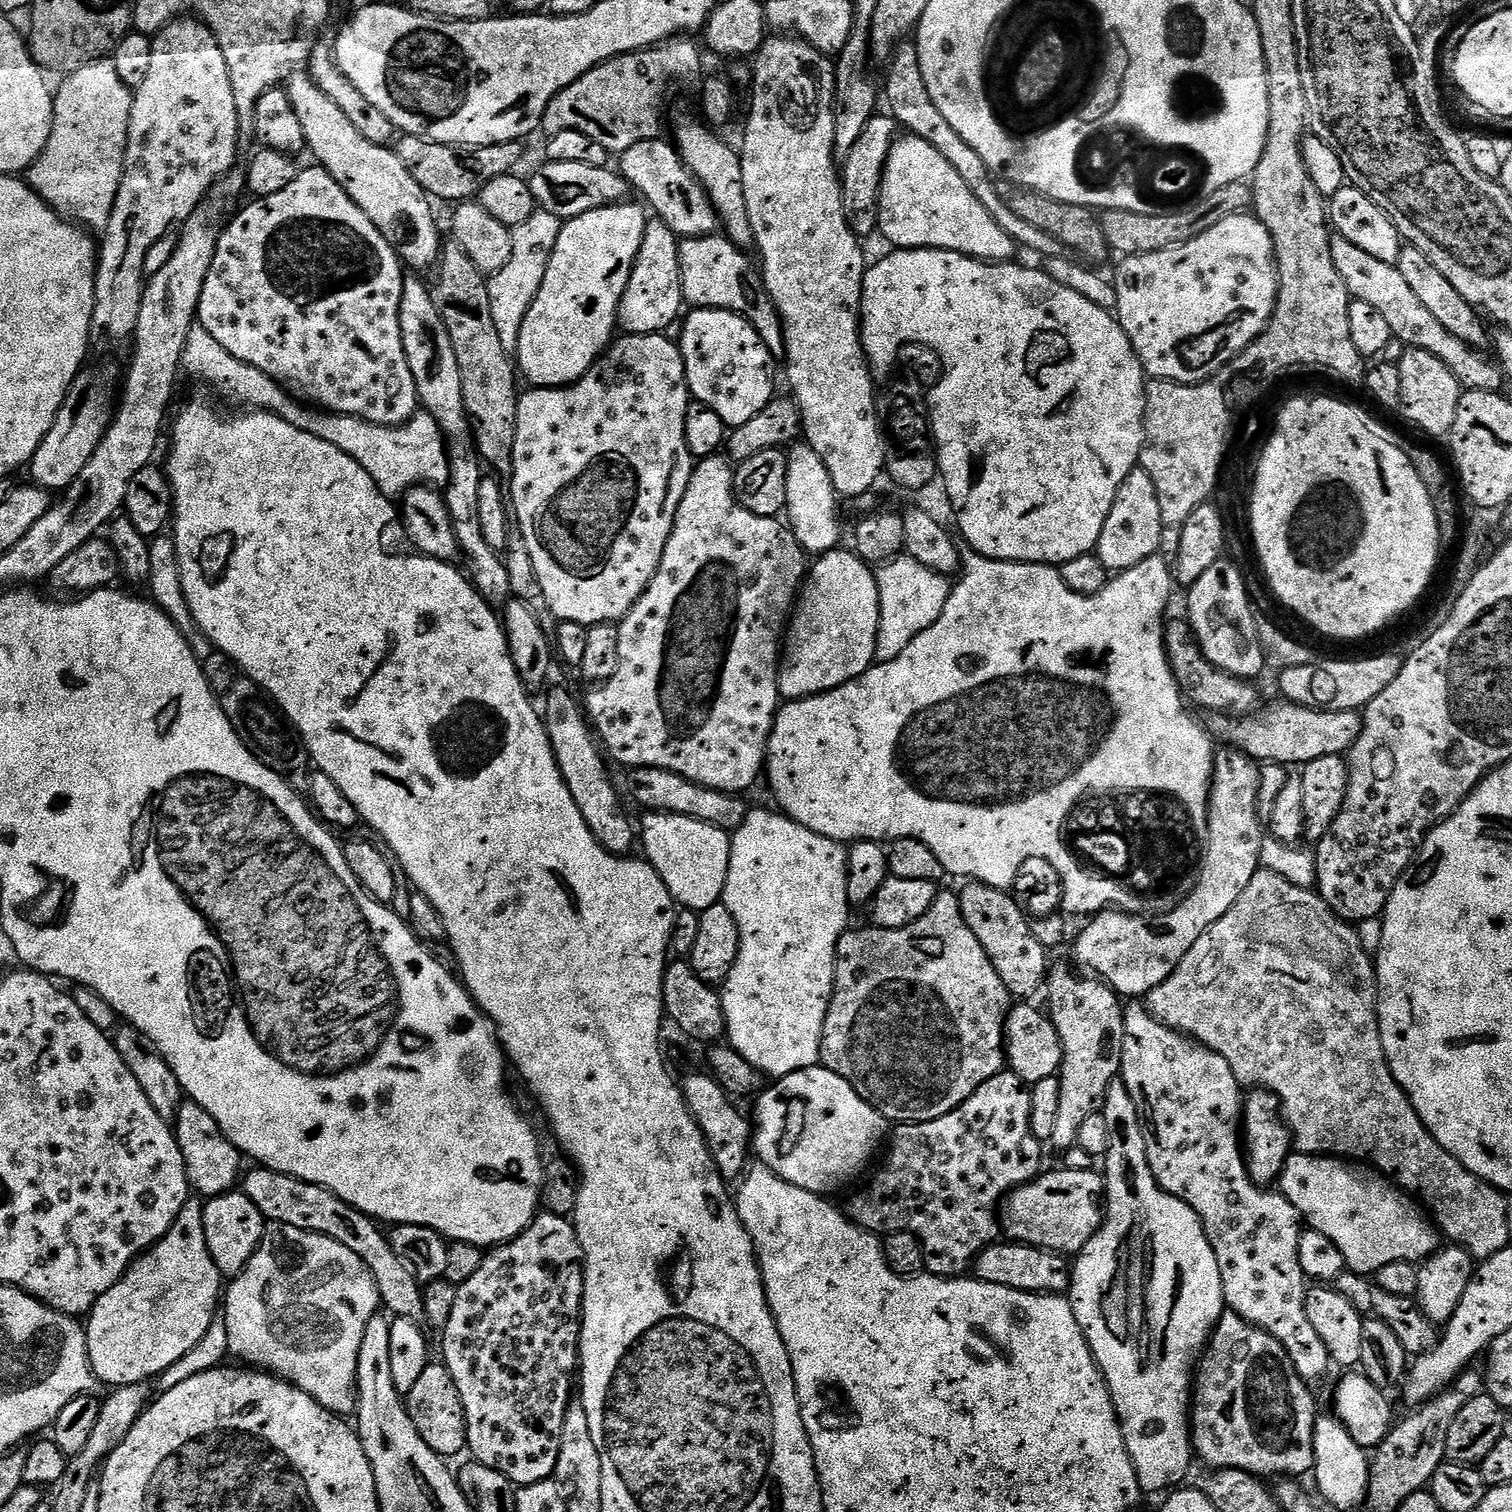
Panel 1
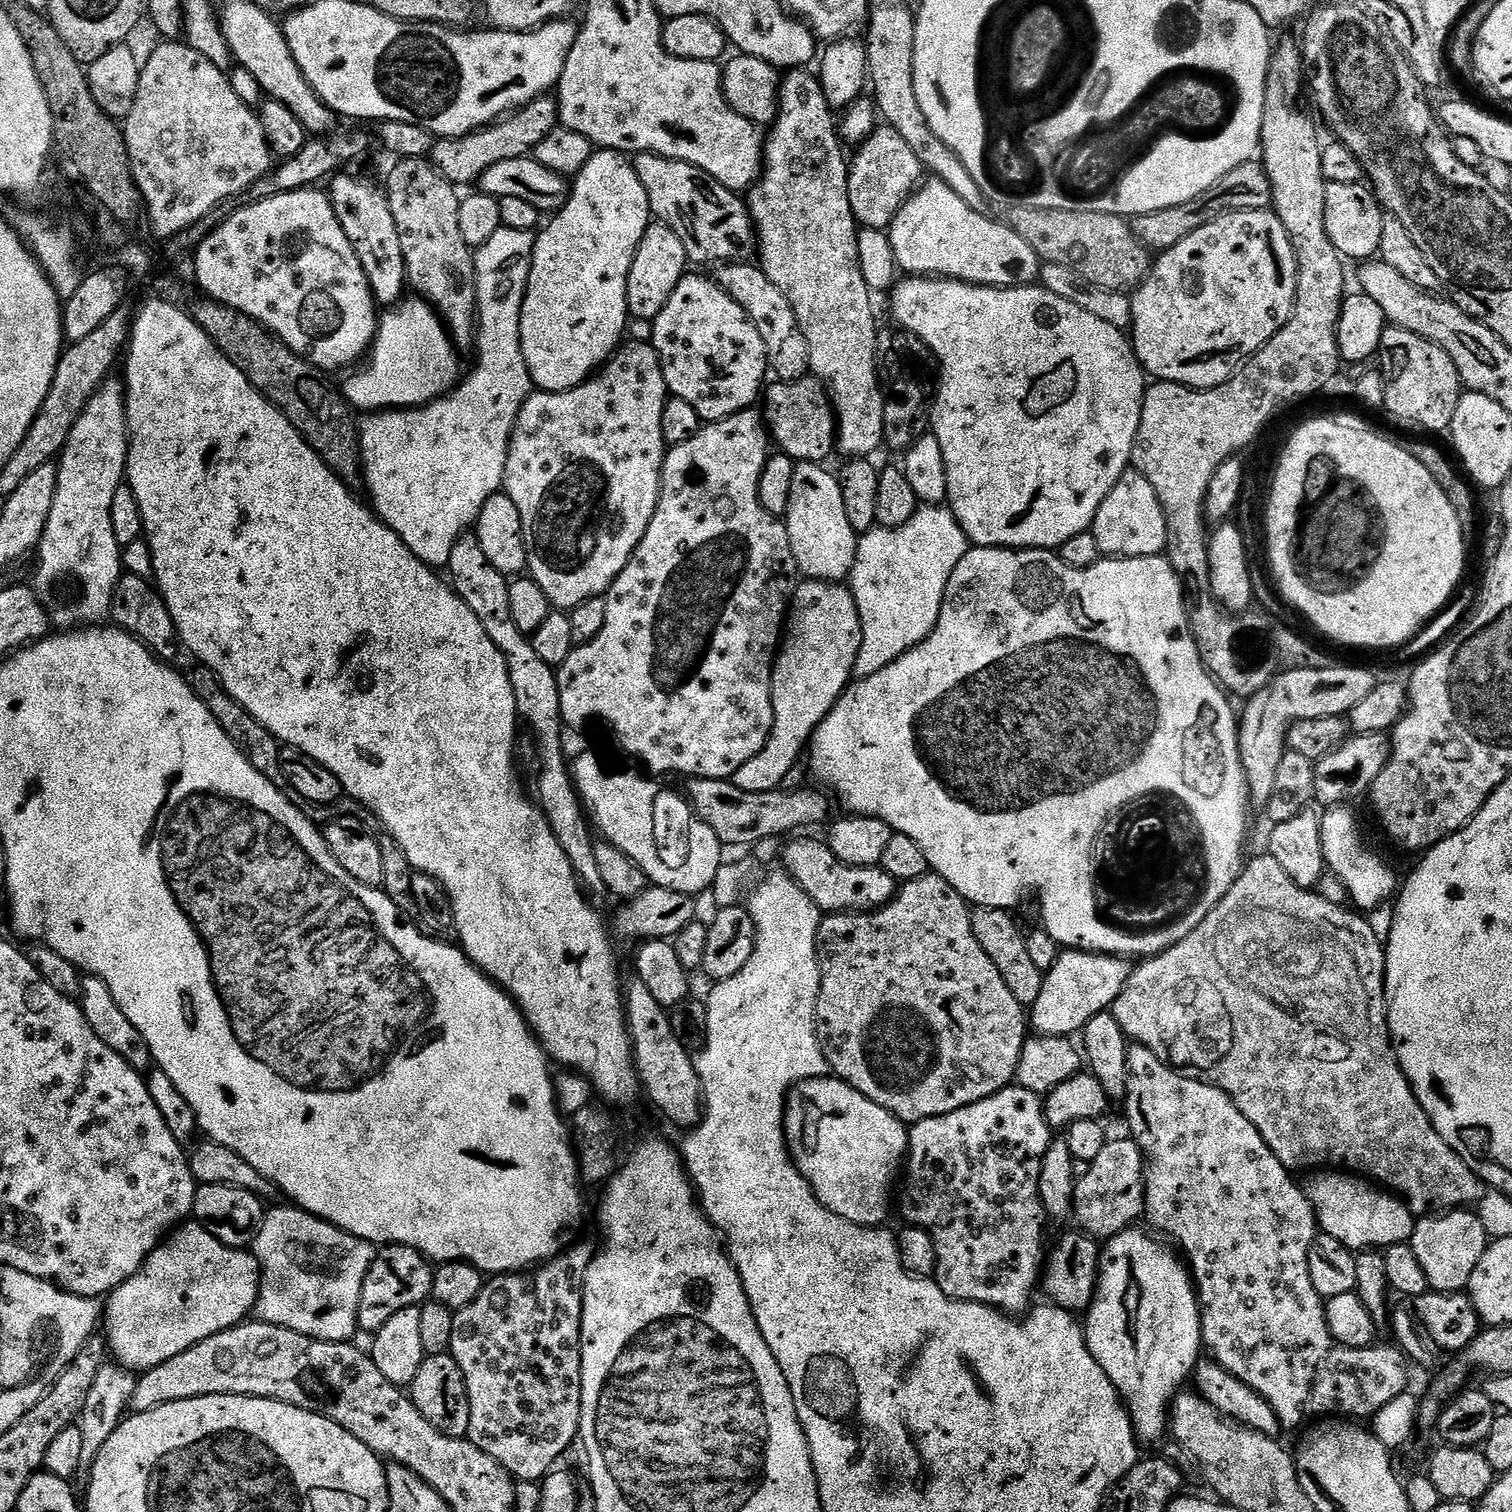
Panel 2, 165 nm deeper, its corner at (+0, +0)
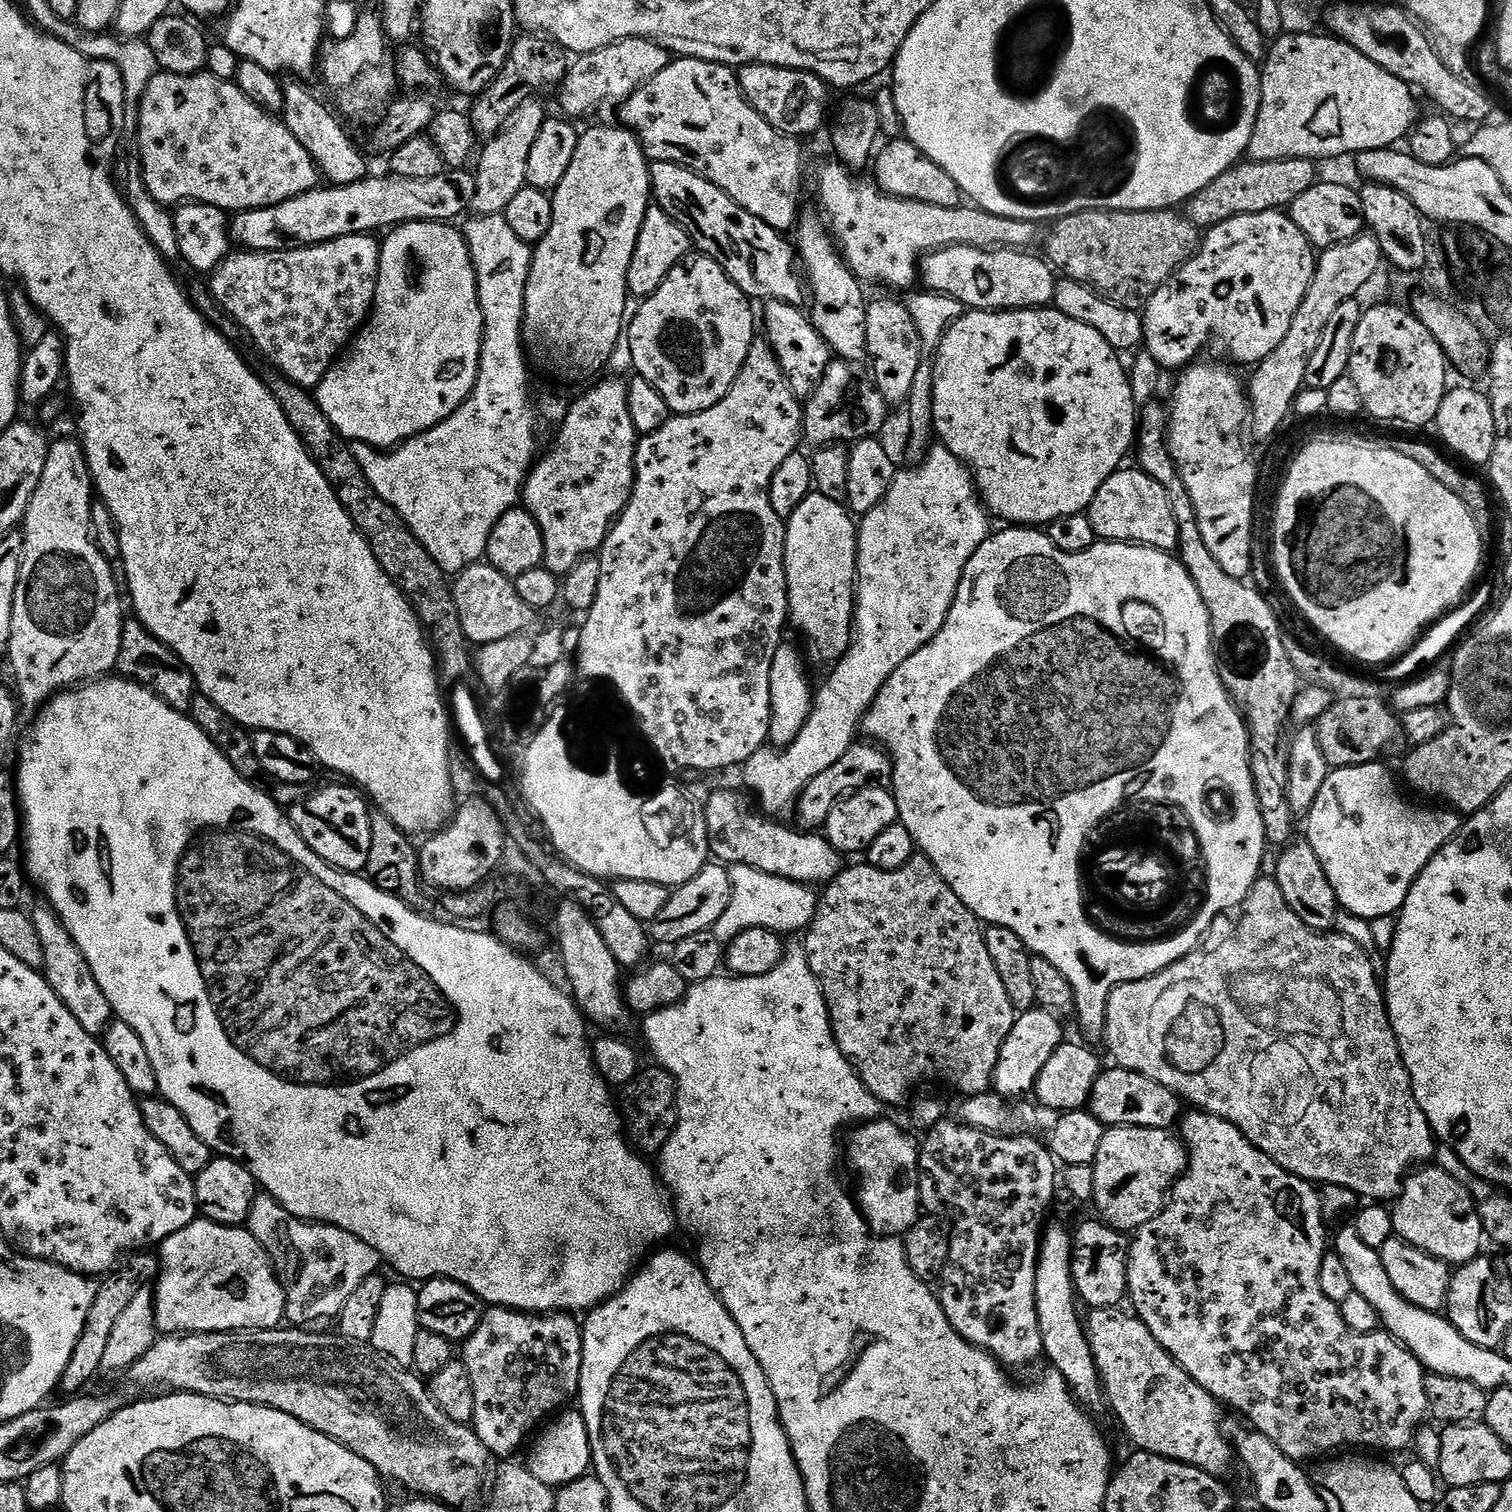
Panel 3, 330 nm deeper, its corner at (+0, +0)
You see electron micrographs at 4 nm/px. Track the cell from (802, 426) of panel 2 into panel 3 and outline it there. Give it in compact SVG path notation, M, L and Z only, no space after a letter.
M833 358L826 366L826 374L818 382L818 390L809 400L803 401L803 439L812 446L827 446L837 442L855 442L876 438L888 420L890 405L876 388L875 380L865 378L855 384L852 381L853 365L847 360Z

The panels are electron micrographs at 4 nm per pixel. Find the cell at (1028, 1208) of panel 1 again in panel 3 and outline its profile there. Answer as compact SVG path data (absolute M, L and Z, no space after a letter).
M1108 1128L1102 1138L1102 1146L1098 1146L1094 1170L1094 1194L1091 1203L1096 1204L1099 1219L1117 1228L1125 1234L1135 1233L1150 1218L1154 1218L1163 1210L1172 1185L1184 1169L1188 1167L1188 1150L1183 1140L1175 1131L1167 1128Z

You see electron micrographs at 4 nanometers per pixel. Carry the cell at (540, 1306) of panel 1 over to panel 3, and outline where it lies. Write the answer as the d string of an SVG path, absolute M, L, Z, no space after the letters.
M492 1306L462 1348L464 1365L474 1382L471 1427L493 1457L515 1457L512 1455L541 1427L540 1420L555 1417L580 1395L584 1338L581 1321L575 1315L515 1312Z

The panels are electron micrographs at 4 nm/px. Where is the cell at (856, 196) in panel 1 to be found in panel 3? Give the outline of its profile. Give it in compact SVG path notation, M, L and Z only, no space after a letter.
M906 138L899 139L890 141L884 149L881 147L875 153L874 183L887 196L894 198L926 202L930 206L942 206L943 208L961 207L965 203L966 197L964 191L958 186L958 182L954 182L954 178L950 178L950 174L946 174L946 170L942 170L942 166L938 166L938 162L926 158L926 154L922 154L922 150L918 150L918 146L914 146Z

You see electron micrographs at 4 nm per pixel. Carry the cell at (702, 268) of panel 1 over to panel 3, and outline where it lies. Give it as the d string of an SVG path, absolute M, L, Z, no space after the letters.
M770 300L763 308L762 332L778 358L778 366L788 379L790 390L795 396L801 402L809 400L814 390L818 390L818 382L822 374L826 374L826 366L834 358L832 348L826 342L826 338L818 334L818 330L812 325L811 315L803 307L781 300Z

